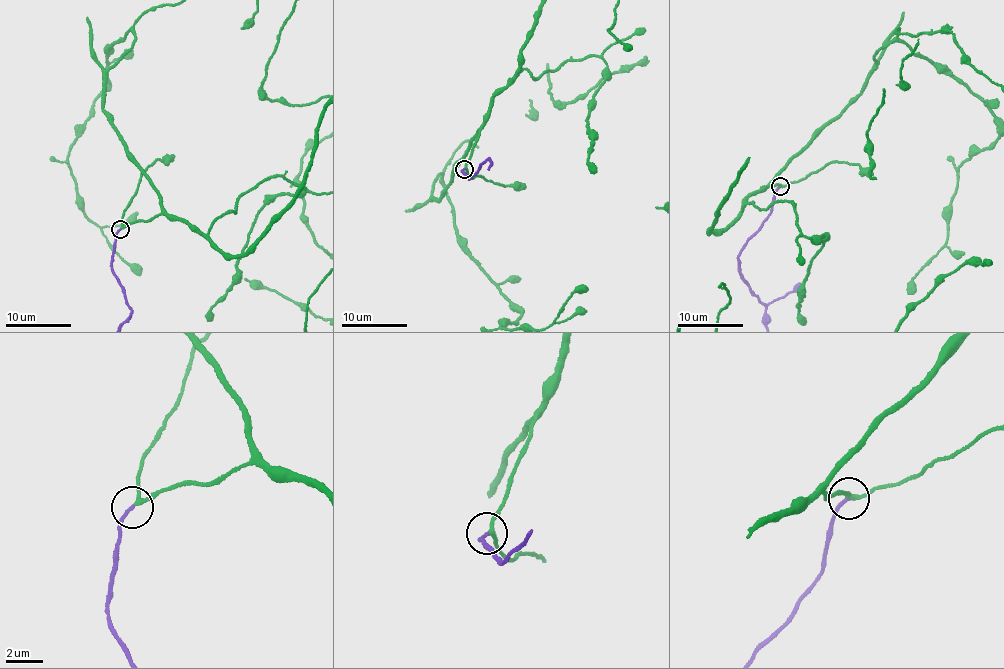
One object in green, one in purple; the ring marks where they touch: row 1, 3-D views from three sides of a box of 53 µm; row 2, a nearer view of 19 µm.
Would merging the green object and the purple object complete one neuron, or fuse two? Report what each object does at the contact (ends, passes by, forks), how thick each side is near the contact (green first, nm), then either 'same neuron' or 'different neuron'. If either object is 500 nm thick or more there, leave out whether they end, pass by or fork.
green passes by; purple ends; calibres 200 and 160 nm; same neuron

